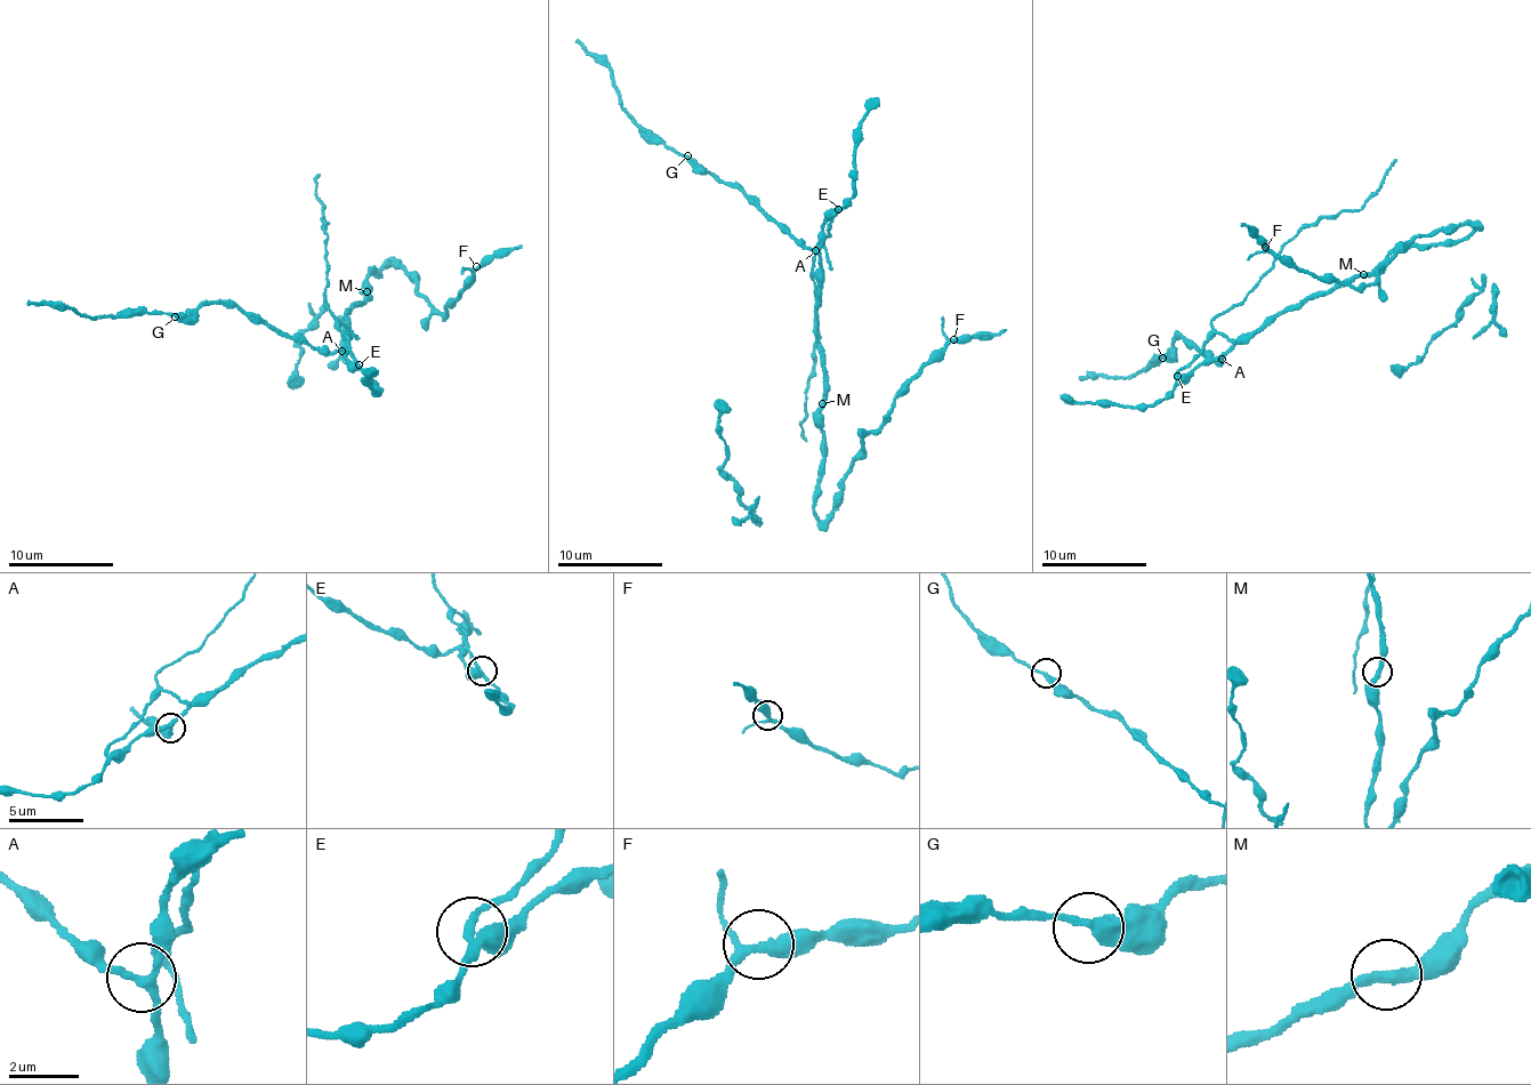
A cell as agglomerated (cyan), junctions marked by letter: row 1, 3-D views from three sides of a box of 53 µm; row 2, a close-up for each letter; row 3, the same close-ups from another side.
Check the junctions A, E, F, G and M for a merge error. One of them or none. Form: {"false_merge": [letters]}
{"false_merge": ["E"]}

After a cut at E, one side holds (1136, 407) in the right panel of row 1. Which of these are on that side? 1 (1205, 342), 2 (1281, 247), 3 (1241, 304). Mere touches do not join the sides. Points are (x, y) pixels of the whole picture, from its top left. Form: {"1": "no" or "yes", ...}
{"1": "no", "2": "no", "3": "no"}

